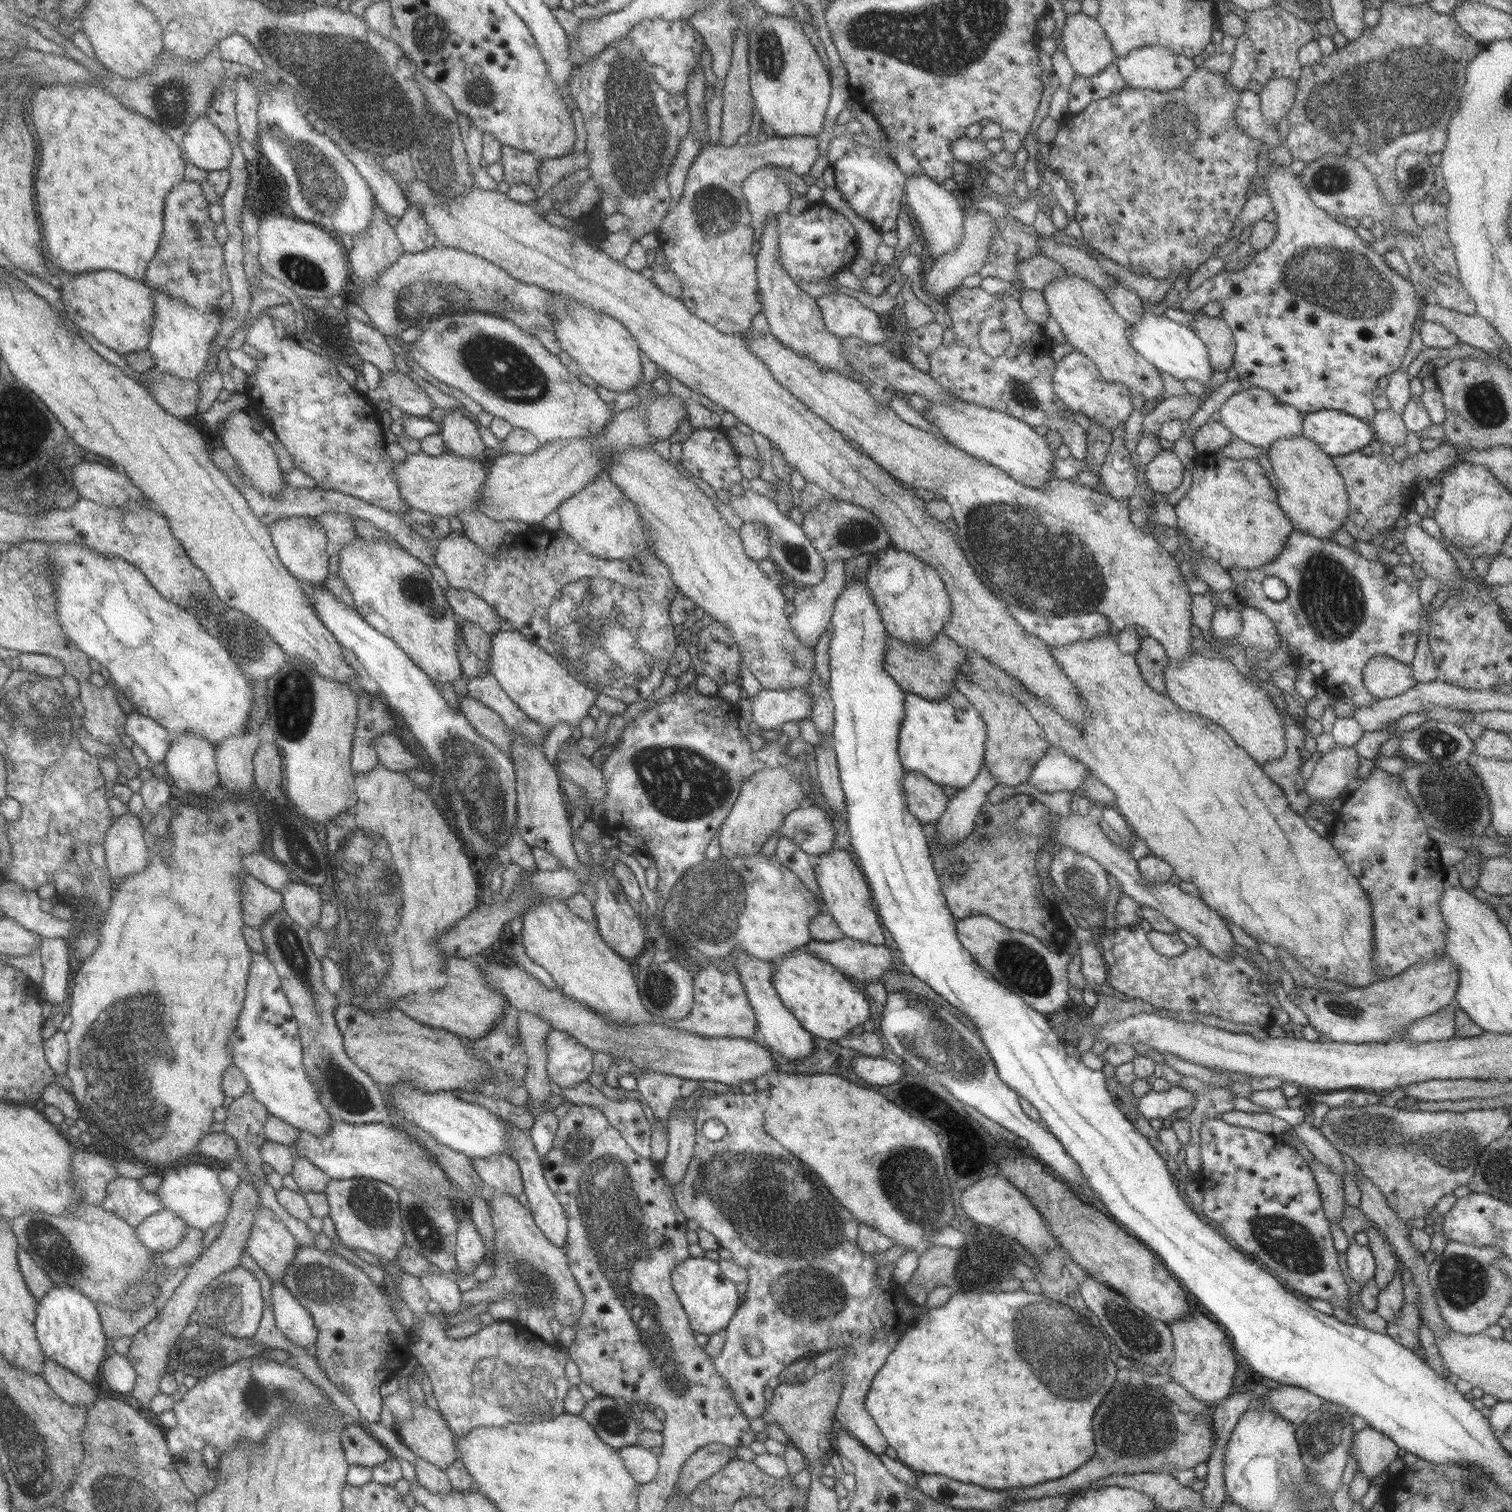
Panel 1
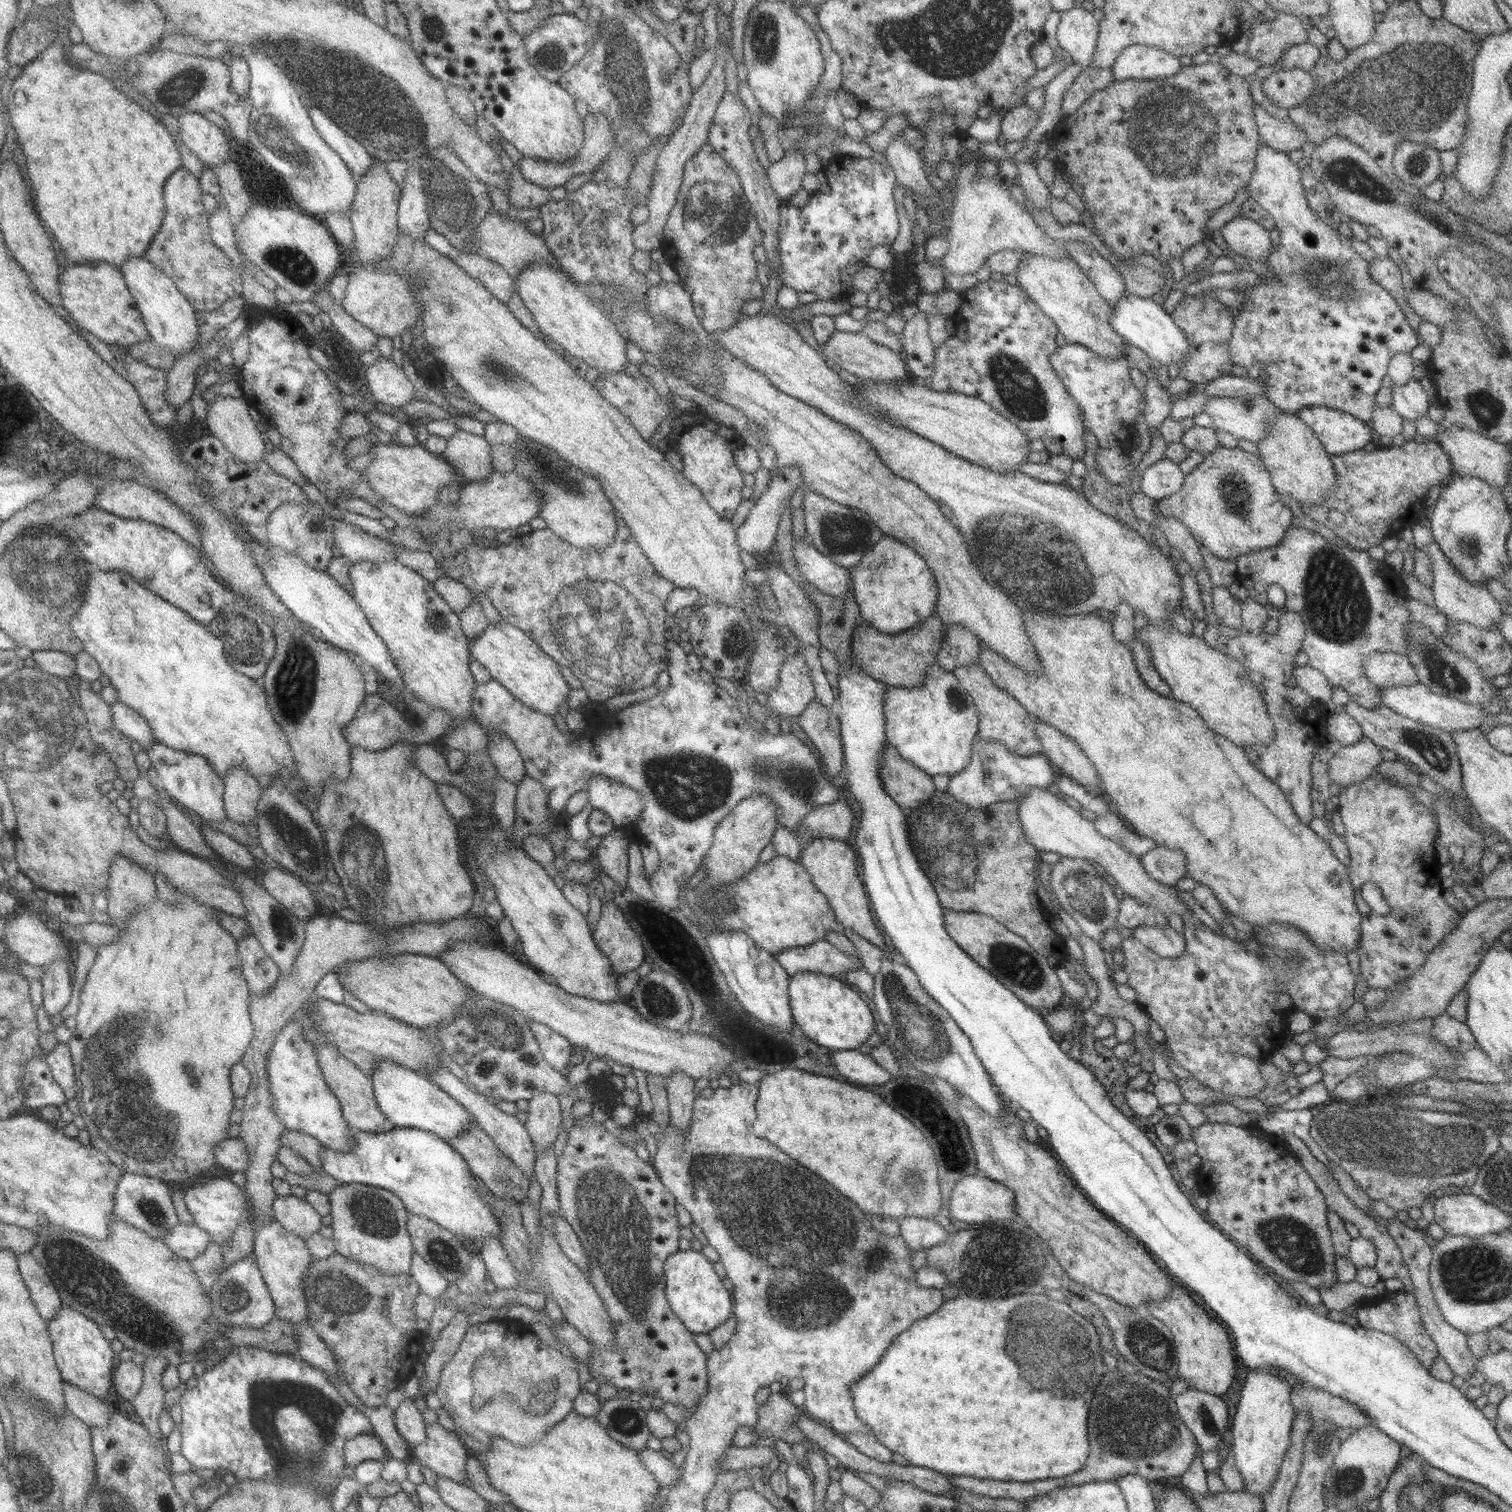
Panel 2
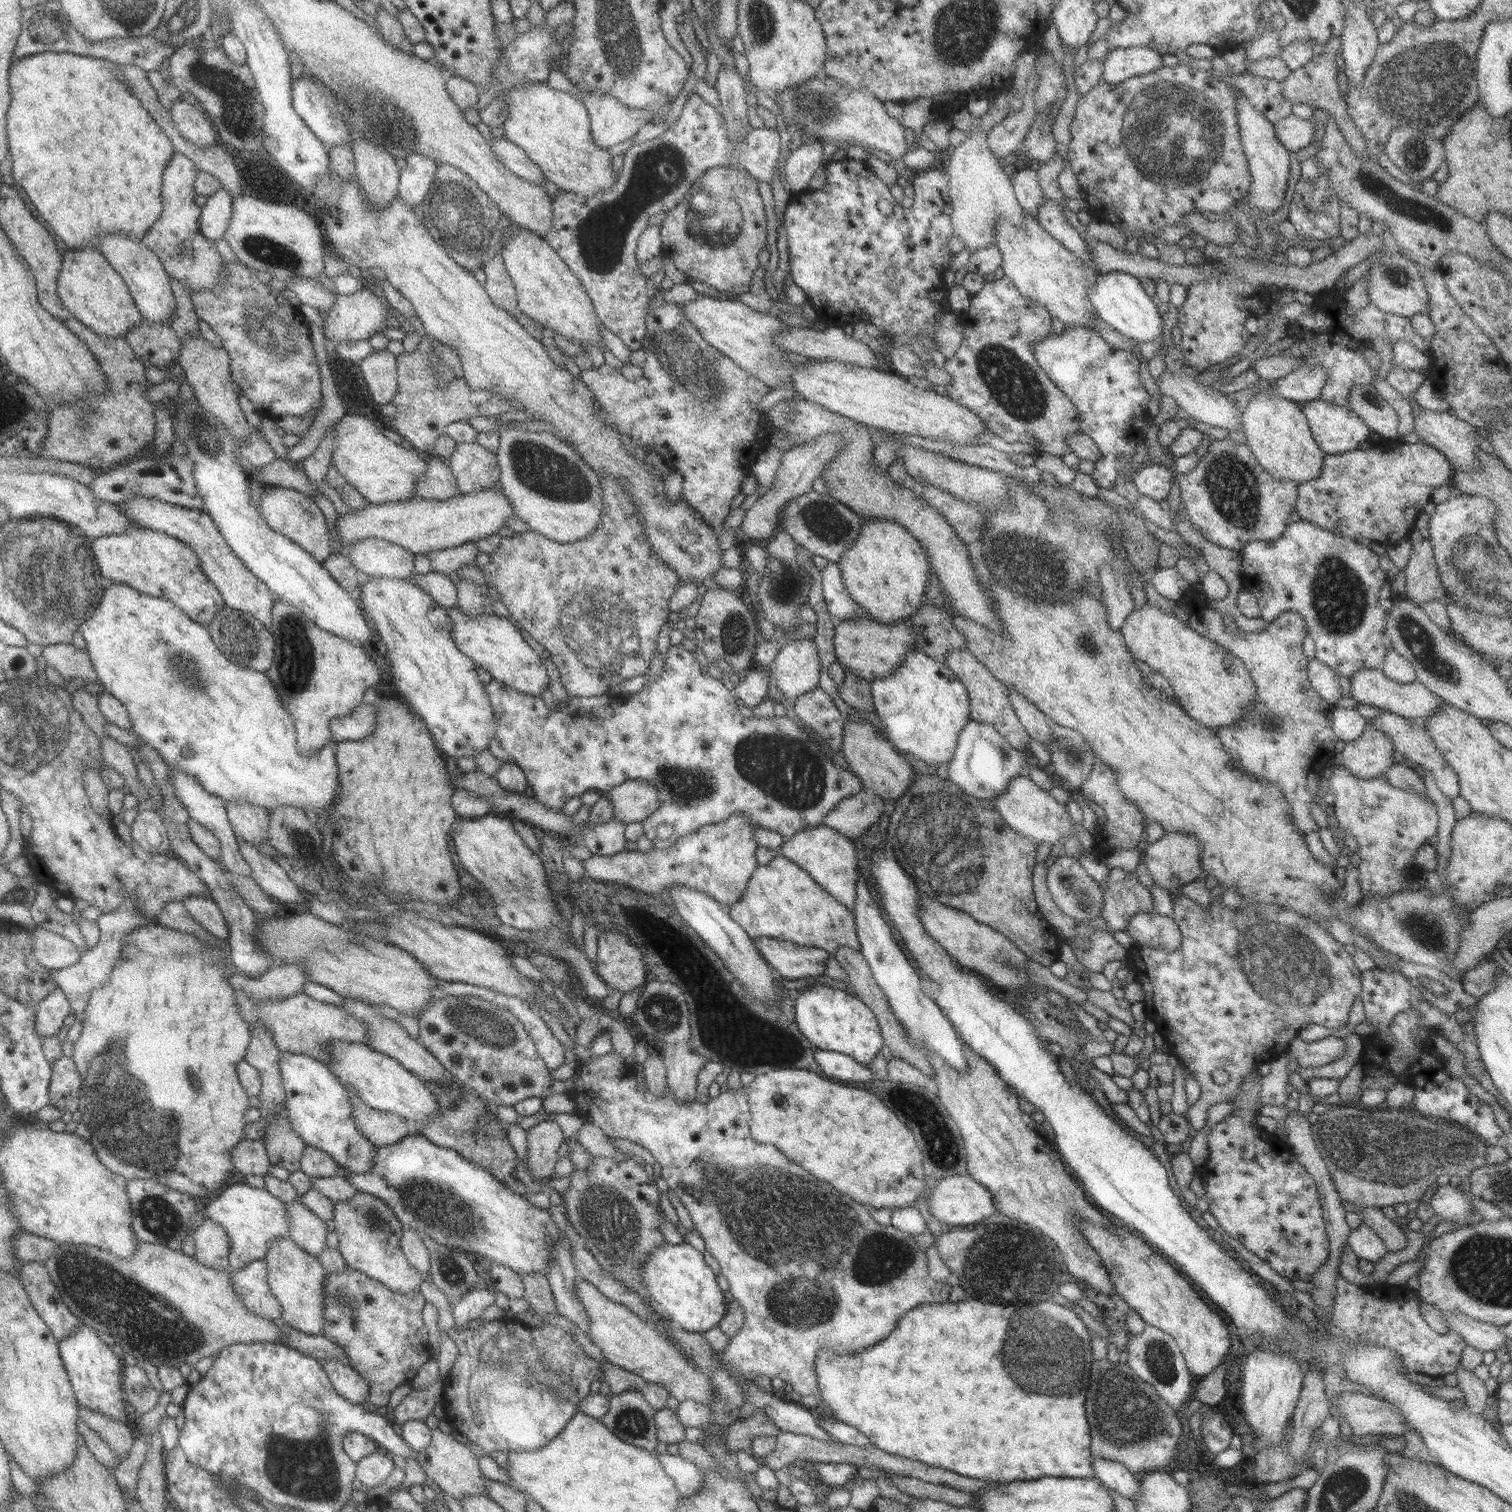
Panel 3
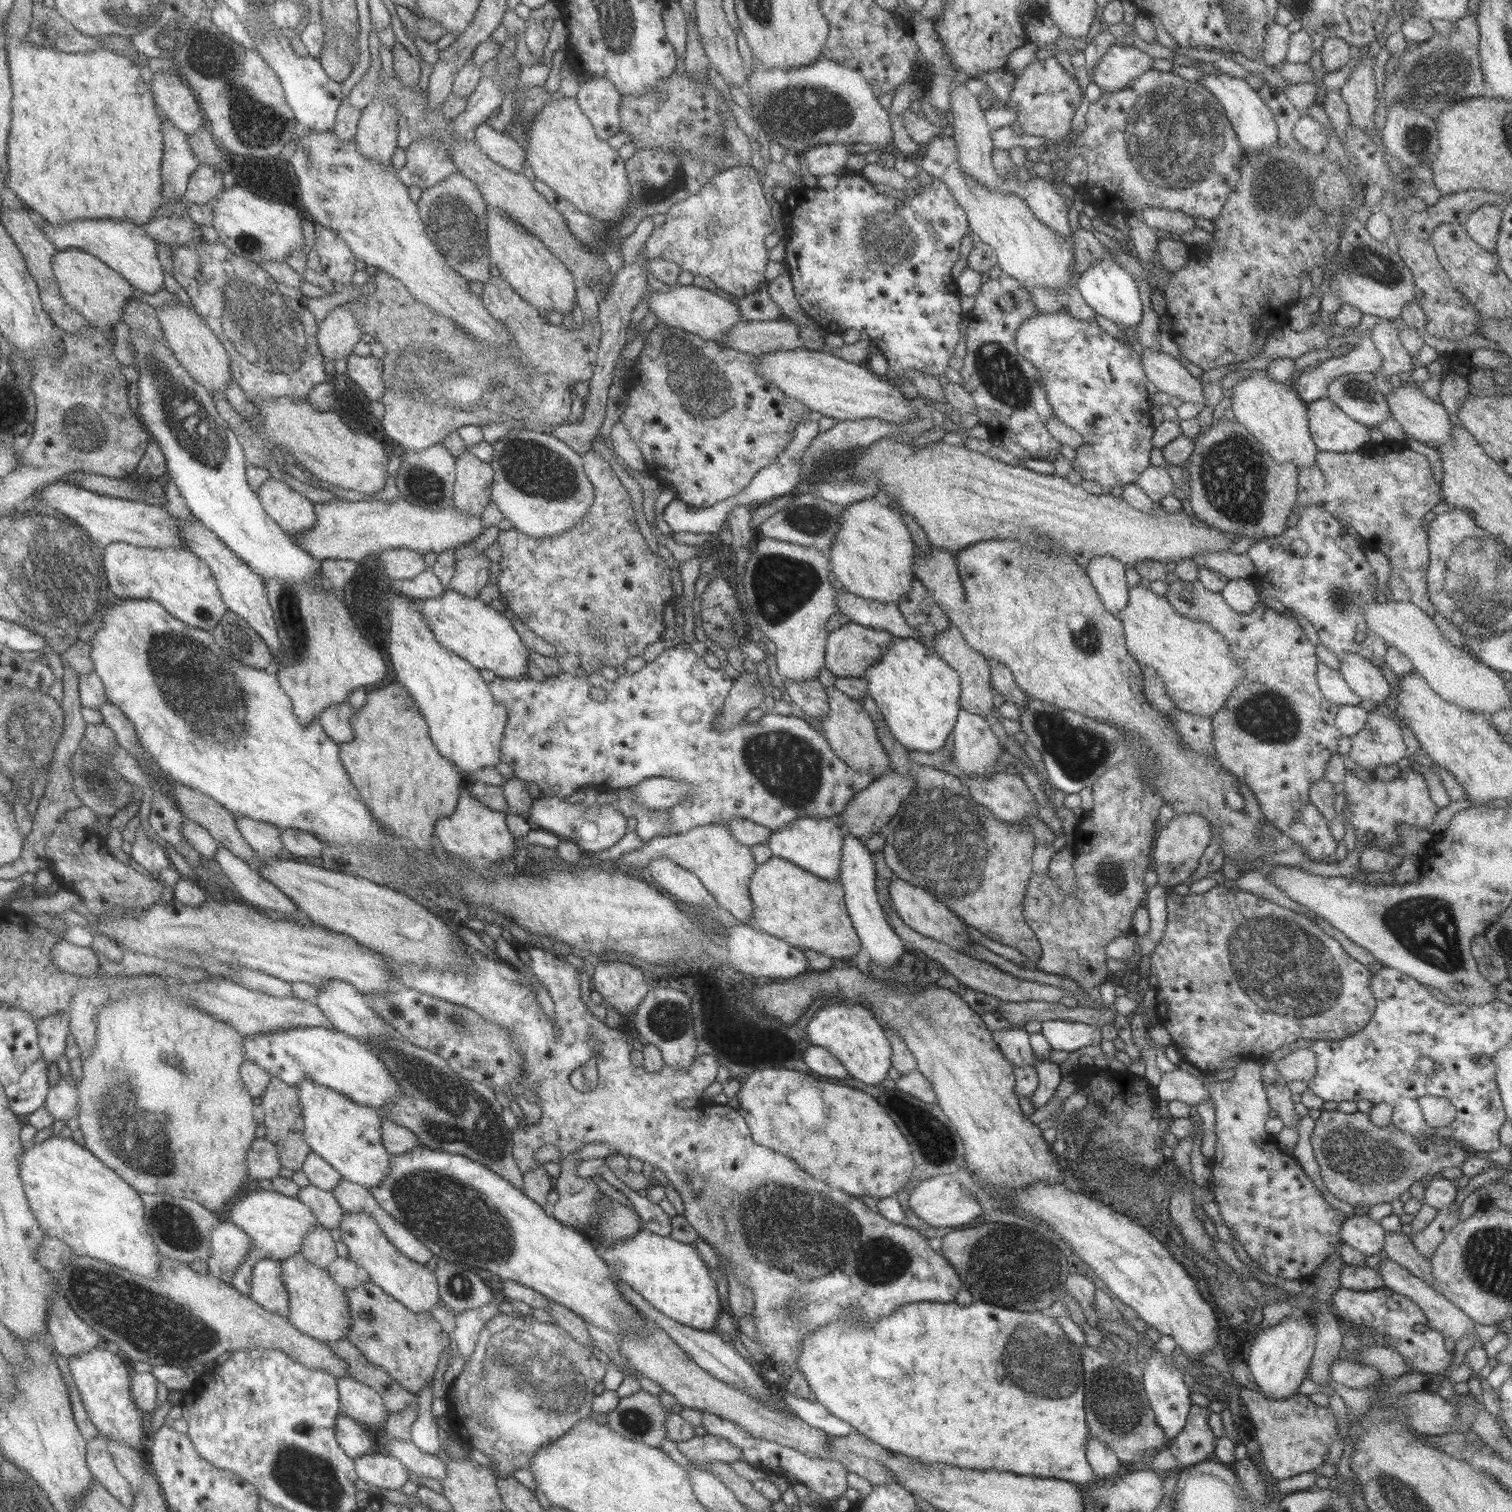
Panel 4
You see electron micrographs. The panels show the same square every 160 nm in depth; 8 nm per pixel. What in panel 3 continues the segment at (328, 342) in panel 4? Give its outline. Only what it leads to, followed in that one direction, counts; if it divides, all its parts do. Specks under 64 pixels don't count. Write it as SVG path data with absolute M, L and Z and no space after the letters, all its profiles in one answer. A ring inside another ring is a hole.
M366 285L360 292L348 295L337 295L332 310L328 312L328 318L324 322L325 337L337 346L339 343L368 340L377 332L388 328L389 320L396 316L394 308L390 307L382 293L376 291L370 293Z

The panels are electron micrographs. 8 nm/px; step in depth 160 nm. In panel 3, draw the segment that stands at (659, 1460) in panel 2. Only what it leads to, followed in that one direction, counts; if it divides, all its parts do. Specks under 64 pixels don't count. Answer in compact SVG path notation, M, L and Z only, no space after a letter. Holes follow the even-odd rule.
M668 1452L657 1453L657 1455L664 1467L664 1472L674 1480L682 1497L690 1498L704 1487L706 1480L702 1474L703 1469L699 1466L680 1455Z

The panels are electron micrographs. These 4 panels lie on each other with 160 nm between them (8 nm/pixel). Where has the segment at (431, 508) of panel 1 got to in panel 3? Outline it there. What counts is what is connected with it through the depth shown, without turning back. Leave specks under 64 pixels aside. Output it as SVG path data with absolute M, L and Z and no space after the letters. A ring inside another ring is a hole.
M344 415L334 425L335 437L331 455L333 467L344 476L346 484L354 486L372 504L413 498L415 482L426 472L429 456L424 451L406 449L400 443L392 442L383 433L382 427L360 415Z

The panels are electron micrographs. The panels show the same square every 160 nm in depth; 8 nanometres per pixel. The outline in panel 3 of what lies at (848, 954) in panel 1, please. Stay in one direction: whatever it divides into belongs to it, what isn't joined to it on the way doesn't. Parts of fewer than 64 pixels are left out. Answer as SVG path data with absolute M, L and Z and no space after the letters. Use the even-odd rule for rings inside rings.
M758 937L752 939L759 954L769 964L771 970L777 972L782 979L796 980L809 976L819 977L825 972L827 960L830 957L834 957L834 954L817 946L800 946L785 940L775 939L774 937Z

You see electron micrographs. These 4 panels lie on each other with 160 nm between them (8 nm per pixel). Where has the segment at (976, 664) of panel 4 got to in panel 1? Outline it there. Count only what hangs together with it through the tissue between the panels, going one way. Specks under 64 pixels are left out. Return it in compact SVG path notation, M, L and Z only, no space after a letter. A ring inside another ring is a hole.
M962 671L955 676L955 685L964 696L978 709L982 721L985 722L986 738L986 768L998 780L998 785L1016 787L1028 782L1034 766L1051 748L1042 728L1036 724L1025 705L1021 705L1012 695L1004 691L985 690L970 680Z

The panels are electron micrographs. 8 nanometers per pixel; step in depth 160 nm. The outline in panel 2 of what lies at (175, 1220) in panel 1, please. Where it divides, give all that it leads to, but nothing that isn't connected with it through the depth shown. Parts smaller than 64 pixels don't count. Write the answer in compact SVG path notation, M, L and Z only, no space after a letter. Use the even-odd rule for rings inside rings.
M180 1222L178 1229L174 1229L164 1242L176 1253L180 1253L182 1258L193 1261L206 1251L212 1238L208 1236L206 1230L202 1230L194 1224L186 1225Z

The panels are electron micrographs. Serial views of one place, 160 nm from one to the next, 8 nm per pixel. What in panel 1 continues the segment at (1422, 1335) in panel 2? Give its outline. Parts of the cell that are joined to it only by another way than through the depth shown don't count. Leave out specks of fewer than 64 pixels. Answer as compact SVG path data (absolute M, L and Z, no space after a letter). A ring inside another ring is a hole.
M1404 1303L1395 1321L1388 1322L1388 1334L1405 1348L1420 1349L1418 1332L1421 1325L1421 1313L1414 1303Z

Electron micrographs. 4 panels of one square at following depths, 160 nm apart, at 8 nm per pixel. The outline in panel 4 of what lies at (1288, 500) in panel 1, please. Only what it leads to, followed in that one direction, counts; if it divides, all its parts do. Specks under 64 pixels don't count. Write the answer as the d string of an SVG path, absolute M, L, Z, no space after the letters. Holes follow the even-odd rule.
M1254 369L1232 388L1232 394L1231 409L1235 420L1263 444L1272 459L1294 463L1298 468L1314 464L1319 450L1309 429L1308 403L1292 387L1272 380L1266 369Z

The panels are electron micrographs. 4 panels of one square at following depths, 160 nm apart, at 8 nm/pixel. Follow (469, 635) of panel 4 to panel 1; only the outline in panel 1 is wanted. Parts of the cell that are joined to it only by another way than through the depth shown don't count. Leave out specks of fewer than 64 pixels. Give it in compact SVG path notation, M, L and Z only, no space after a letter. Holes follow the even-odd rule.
M498 631L491 636L489 670L504 692L536 724L542 724L546 732L558 723L565 723L570 730L581 728L582 720L589 716L588 710L594 706L597 690L576 680L561 662L546 652L534 641L528 640L518 631Z

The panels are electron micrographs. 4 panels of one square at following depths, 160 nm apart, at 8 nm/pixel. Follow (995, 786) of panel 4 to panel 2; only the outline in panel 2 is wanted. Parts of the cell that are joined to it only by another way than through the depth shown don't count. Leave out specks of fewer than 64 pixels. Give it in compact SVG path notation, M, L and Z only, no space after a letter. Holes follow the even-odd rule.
M1030 788L1030 792L1018 800L1020 800L1020 806L1018 806L1020 824L1027 841L1036 848L1036 851L1056 853L1061 858L1073 857L1097 862L1106 869L1107 875L1115 878L1117 885L1125 894L1130 894L1139 901L1159 908L1166 915L1169 915L1170 911L1175 912L1181 916L1182 920L1192 913L1188 906L1177 898L1174 886L1162 884L1150 877L1144 870L1140 858L1127 852L1115 840L1100 834L1092 821L1088 821L1080 811L1070 808L1064 799L1054 796L1045 788Z

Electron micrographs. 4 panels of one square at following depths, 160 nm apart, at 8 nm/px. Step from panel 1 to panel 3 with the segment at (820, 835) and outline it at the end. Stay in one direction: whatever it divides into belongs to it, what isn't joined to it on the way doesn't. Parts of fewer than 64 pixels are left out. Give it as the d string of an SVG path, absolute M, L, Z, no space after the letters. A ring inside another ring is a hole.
M863 790L838 803L821 824L854 840L862 836L872 824L878 823L884 810L886 799L873 791Z

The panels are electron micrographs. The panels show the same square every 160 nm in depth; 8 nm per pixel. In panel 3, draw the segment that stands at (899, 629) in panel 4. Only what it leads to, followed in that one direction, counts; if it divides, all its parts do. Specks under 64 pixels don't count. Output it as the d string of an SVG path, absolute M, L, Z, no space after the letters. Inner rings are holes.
M828 563L822 571L823 597L825 598L828 612L834 620L851 620L859 616L867 616L867 612L860 606L847 591L846 585L842 580L842 571L839 564Z

